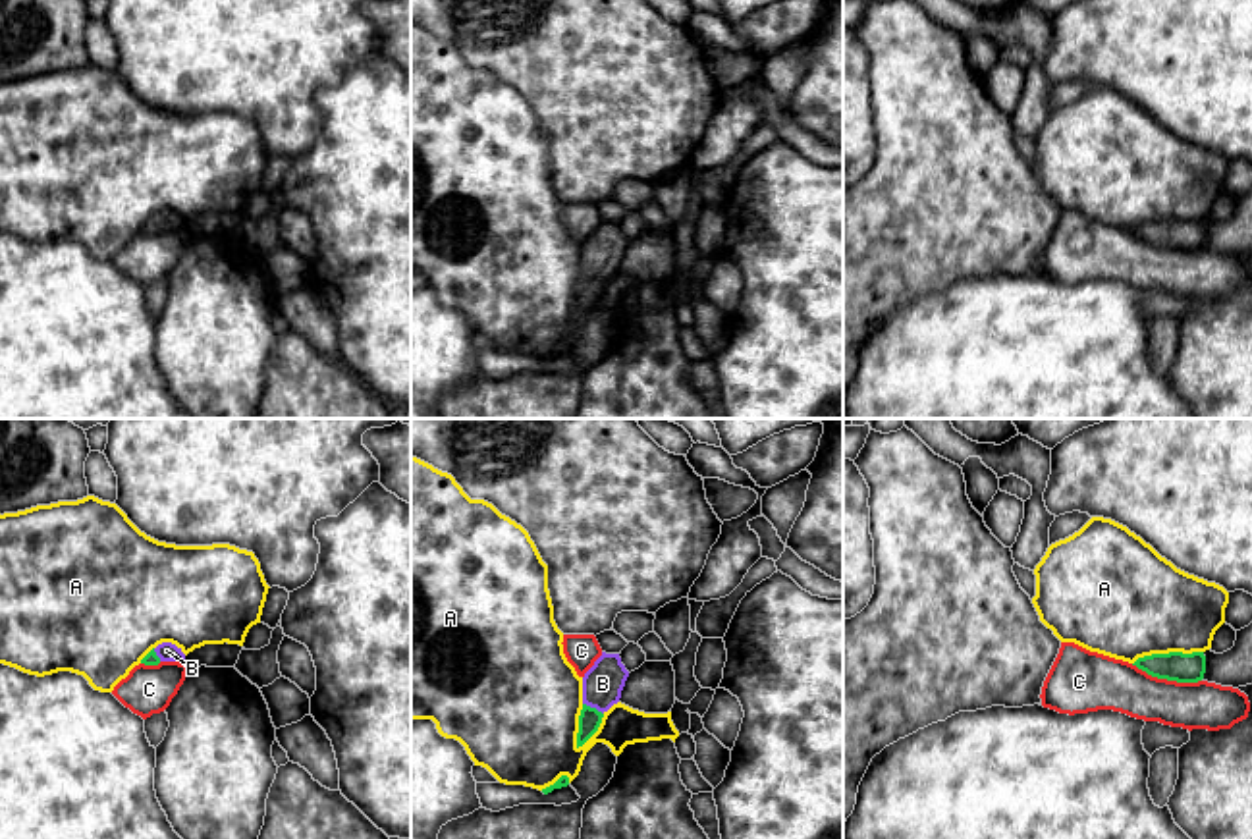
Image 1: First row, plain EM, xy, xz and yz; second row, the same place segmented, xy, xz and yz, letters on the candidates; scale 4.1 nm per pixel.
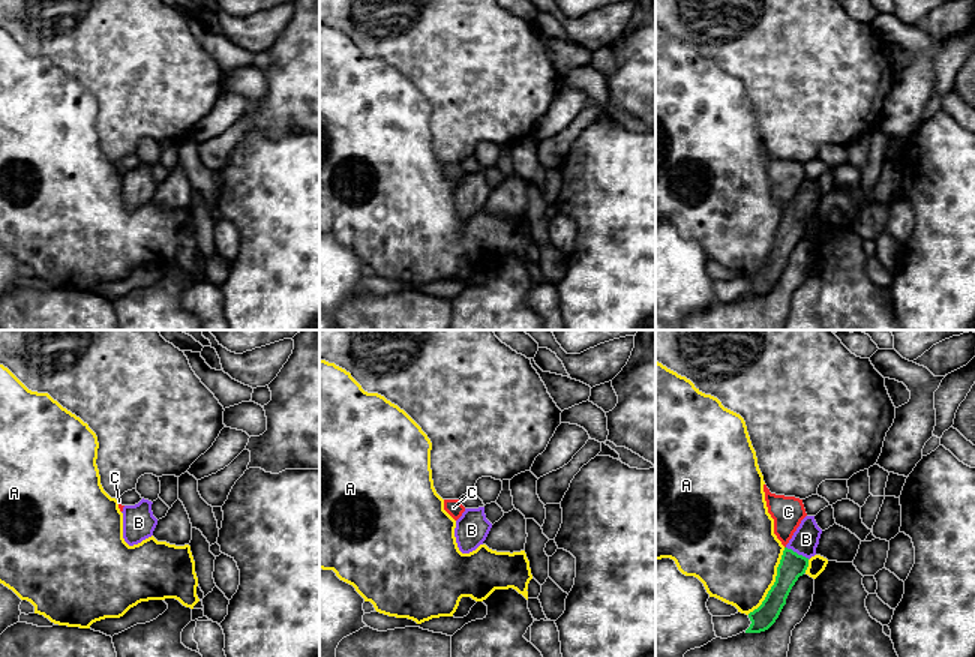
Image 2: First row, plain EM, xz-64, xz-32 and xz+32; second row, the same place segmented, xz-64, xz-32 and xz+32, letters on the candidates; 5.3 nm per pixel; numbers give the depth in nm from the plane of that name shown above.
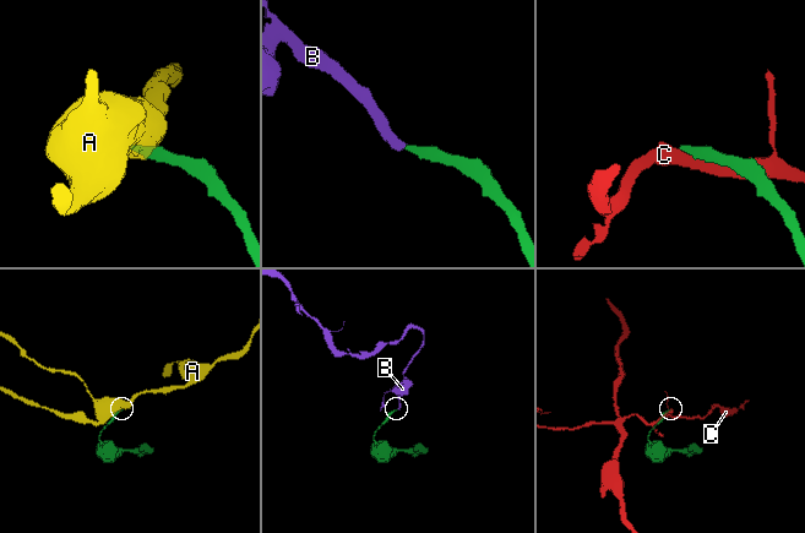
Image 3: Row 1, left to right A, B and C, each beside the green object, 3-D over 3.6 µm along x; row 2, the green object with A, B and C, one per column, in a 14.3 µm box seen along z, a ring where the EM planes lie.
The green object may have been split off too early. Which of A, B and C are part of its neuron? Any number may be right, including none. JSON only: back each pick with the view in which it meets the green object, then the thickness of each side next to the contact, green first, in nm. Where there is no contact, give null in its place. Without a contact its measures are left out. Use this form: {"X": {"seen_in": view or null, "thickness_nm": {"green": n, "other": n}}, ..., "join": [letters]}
{"B": {"seen_in": "xz", "thickness_nm": {"green": 90, "other": 170}}, "join": ["B"]}

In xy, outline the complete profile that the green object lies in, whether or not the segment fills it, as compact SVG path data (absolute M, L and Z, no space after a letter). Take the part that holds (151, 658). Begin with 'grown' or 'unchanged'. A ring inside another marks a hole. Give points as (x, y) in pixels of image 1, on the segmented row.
grown | M162 642L156 648L152 648L143 660L141 663L145 665L158 665L160 662L185 662L185 654L181 652L181 648L177 648L172 642Z

